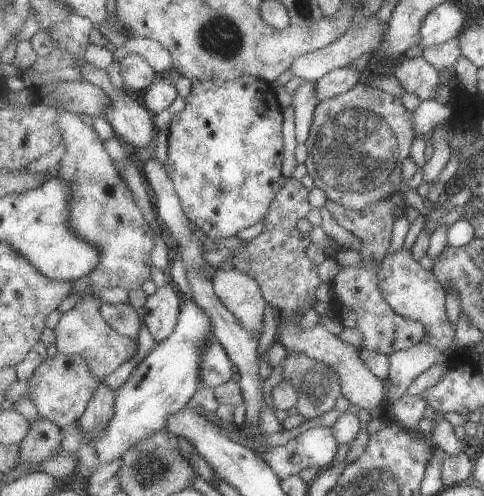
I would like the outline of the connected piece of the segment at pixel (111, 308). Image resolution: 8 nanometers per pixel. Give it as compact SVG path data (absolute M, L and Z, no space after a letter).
M103 303L102 313L119 334L137 339L141 332L141 319L138 310L131 303Z

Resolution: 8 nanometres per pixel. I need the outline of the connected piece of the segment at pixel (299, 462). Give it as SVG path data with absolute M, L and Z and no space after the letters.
M332 427L310 428L287 446L271 448L271 466L280 478L299 475L309 467L323 471L335 462L334 456L340 446Z

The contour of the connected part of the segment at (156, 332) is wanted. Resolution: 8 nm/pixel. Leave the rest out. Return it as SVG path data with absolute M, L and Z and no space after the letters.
M170 281L148 296L145 324L153 338L161 343L176 329L182 311L183 297Z

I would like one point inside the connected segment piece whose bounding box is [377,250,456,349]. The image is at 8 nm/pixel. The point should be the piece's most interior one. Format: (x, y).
(418, 294)

